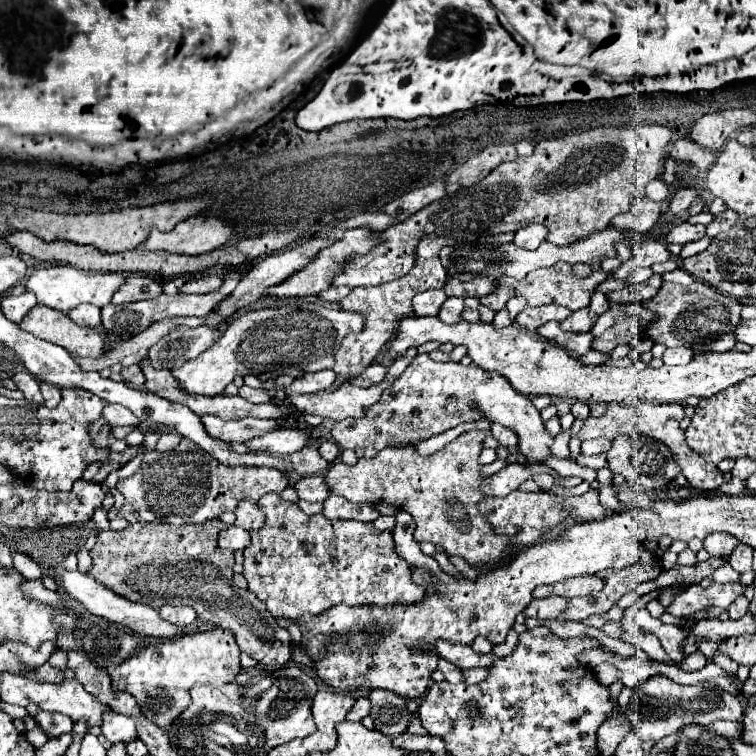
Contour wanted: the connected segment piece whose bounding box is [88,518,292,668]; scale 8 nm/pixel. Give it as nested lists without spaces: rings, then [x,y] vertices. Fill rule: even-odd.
[[[214,518],[204,524],[182,526],[136,522],[120,532],[98,532],[96,546],[92,548],[94,564],[88,574],[132,602],[154,604],[154,608],[164,604],[192,606],[200,620],[230,630],[240,650],[248,656],[268,668],[284,666],[292,654],[292,638],[288,630],[276,624],[266,604],[250,590],[240,590],[232,582],[234,554],[218,546],[218,532],[224,528],[226,524]]]

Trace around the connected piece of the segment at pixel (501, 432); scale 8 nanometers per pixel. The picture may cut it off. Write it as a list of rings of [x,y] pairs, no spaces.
[[[492,424],[492,436],[502,444],[502,446],[506,446],[506,448],[514,448],[516,446],[516,442],[518,442],[518,436],[510,430],[510,428],[504,428],[504,426],[500,426],[500,424]]]

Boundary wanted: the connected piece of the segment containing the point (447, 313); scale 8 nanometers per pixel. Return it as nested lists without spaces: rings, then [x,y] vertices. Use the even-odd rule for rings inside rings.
[[[448,298],[444,304],[442,304],[442,310],[440,310],[440,320],[446,322],[446,324],[454,324],[460,320],[460,314],[464,310],[464,300],[462,298]]]

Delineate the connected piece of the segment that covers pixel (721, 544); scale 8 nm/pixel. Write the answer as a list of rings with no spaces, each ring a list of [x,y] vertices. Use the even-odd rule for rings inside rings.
[[[716,532],[716,534],[710,534],[706,540],[704,540],[704,550],[714,556],[714,558],[724,558],[728,560],[732,550],[736,548],[738,540],[730,534],[722,534],[722,532]]]

